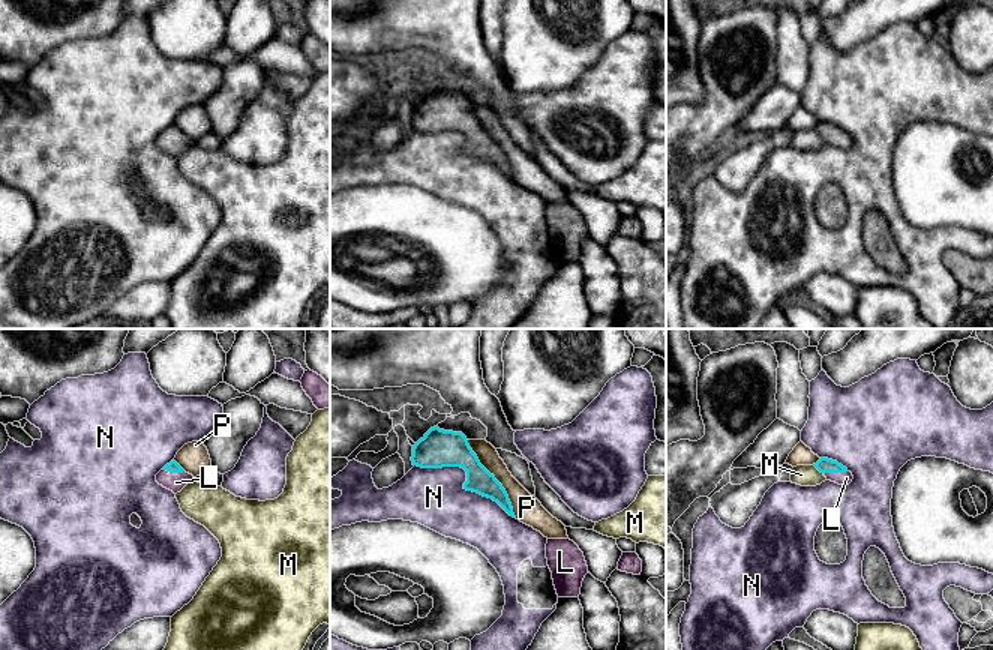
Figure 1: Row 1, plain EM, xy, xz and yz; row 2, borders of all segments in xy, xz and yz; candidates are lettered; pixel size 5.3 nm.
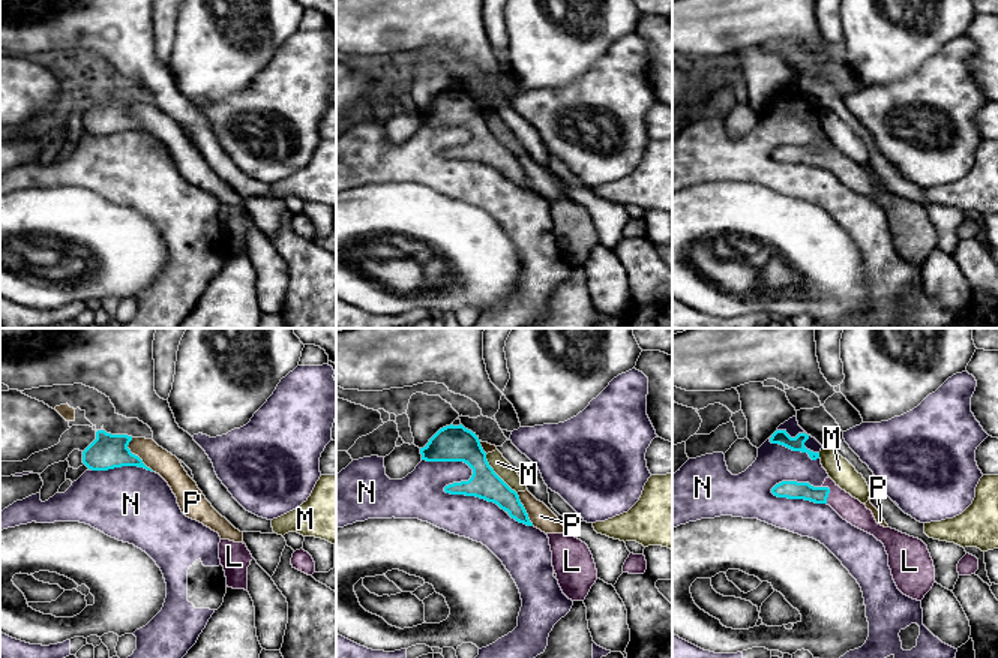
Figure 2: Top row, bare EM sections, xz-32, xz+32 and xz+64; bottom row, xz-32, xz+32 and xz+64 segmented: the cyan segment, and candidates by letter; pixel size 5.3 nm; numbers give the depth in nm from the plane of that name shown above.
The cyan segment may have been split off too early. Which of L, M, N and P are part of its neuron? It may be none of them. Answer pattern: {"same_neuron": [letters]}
{"same_neuron": ["L"]}

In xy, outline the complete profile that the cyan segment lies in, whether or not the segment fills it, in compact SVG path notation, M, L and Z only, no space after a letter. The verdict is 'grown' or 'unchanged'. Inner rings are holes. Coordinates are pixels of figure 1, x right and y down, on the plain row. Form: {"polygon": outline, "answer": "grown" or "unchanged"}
{"polygon": "M176 125L166 128L156 138L156 146L174 158L180 156L188 147L194 144L195 141L186 137Z", "answer": "grown"}

